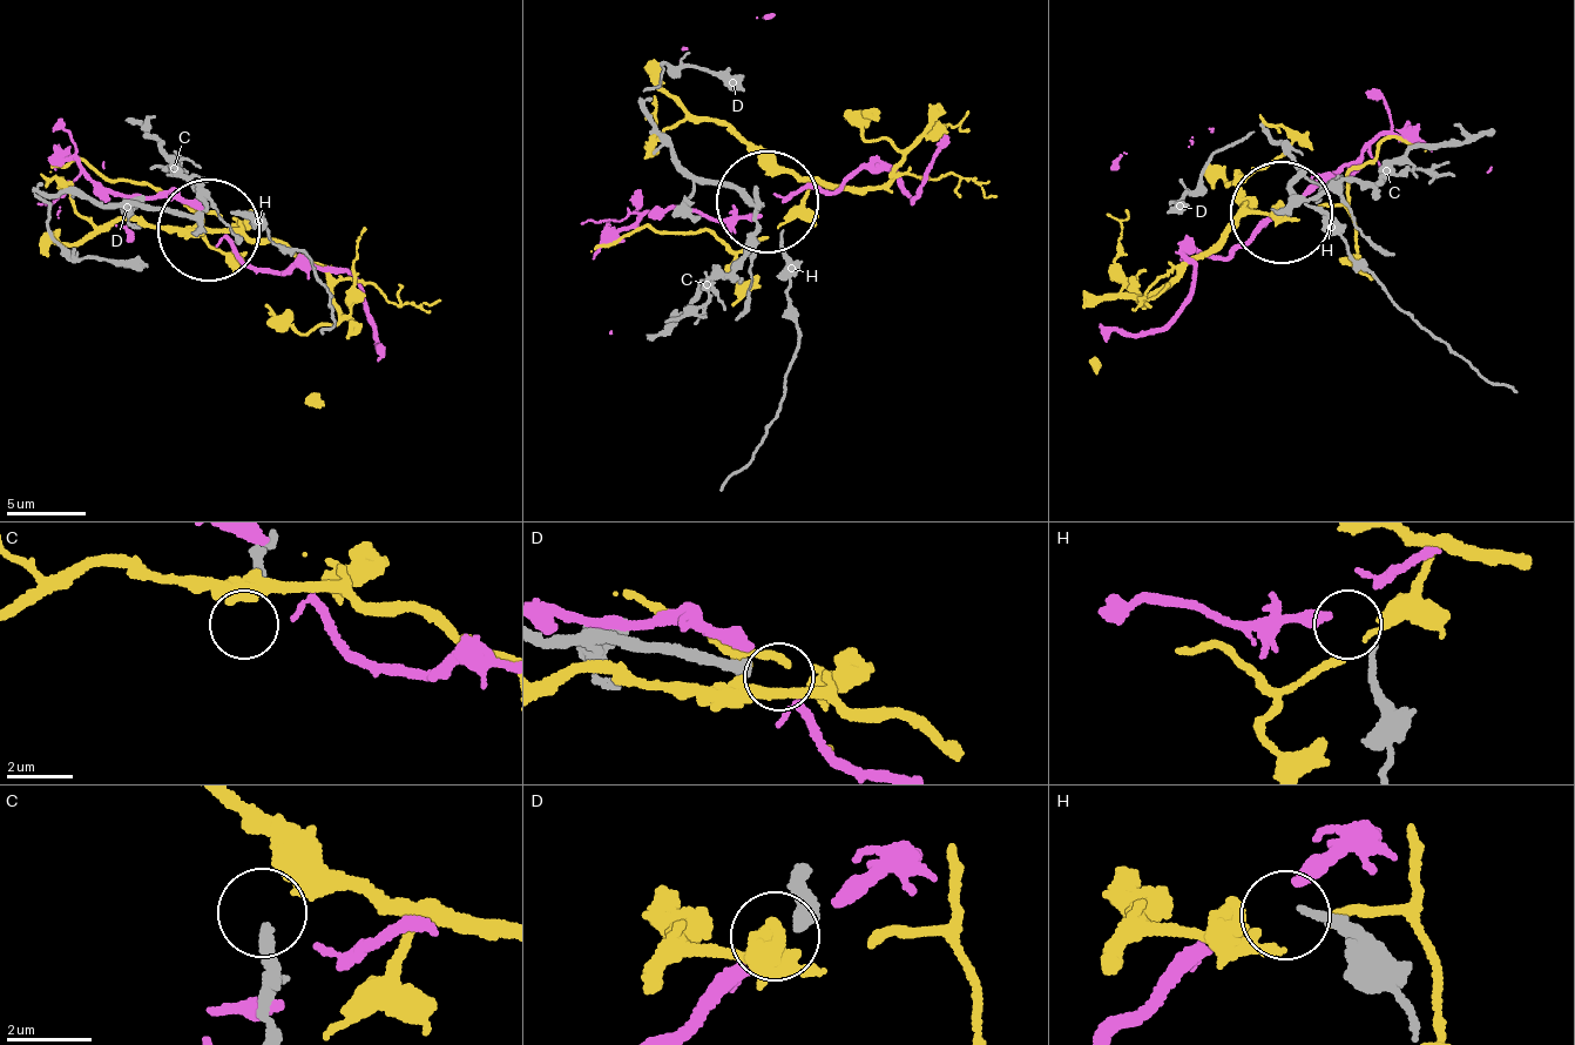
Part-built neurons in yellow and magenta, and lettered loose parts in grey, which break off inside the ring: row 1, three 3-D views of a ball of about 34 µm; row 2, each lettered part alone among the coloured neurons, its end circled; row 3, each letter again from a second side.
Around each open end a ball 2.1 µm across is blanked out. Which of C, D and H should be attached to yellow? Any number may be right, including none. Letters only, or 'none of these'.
none of these

